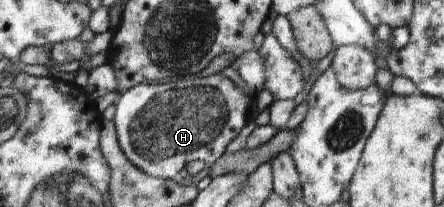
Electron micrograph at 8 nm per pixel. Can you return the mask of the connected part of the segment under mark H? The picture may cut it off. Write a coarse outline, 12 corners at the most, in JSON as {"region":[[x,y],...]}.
{"region":[[223,73],[139,83],[117,140],[147,176],[215,164],[249,122]]}

